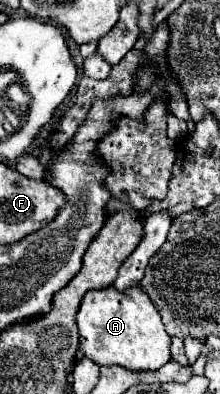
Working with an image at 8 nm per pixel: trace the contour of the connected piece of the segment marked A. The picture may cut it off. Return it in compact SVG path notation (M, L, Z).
M115 287L89 291L77 313L79 351L99 365L121 365L131 371L155 371L171 361L171 337L167 335L157 309L141 287L115 291Z

